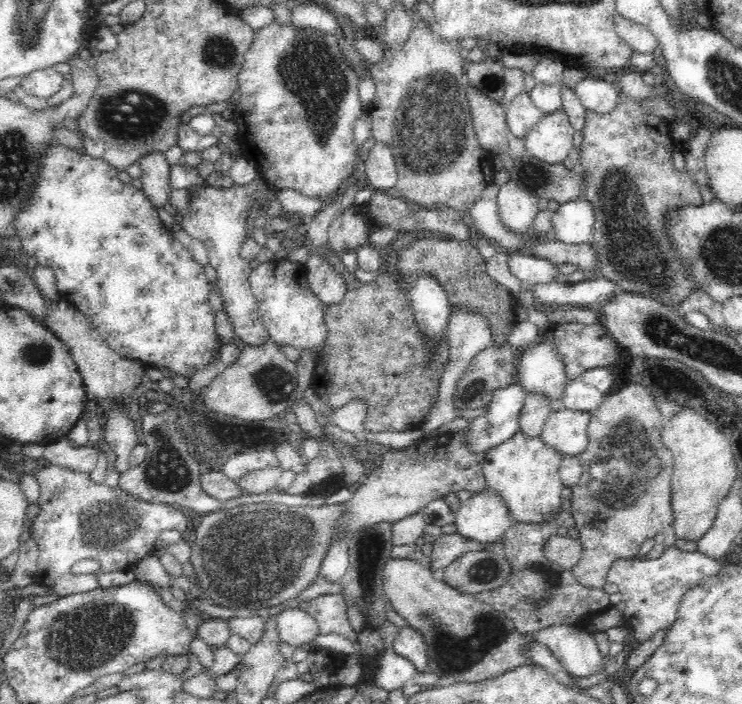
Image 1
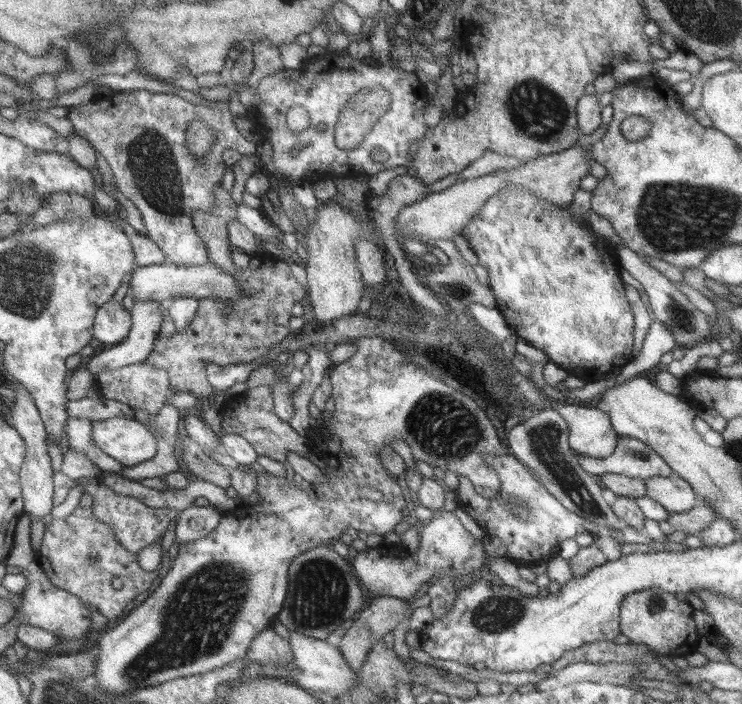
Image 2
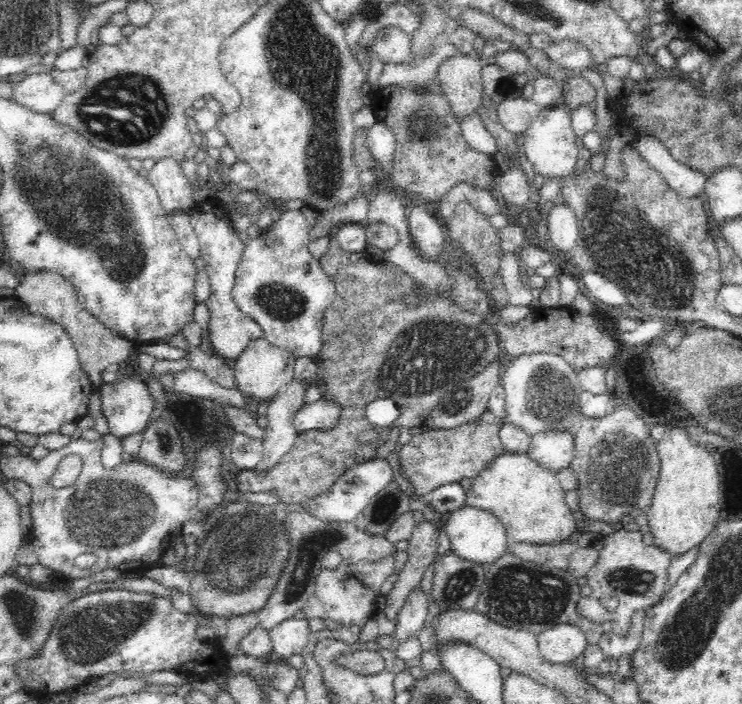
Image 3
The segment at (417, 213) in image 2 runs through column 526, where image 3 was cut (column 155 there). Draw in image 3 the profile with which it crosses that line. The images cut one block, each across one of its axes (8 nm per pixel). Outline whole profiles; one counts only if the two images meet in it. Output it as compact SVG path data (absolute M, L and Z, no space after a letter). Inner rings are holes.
M161 158L146 176L157 190L160 203L166 215L176 212L190 213L195 201L193 187L181 169L181 163L173 158Z

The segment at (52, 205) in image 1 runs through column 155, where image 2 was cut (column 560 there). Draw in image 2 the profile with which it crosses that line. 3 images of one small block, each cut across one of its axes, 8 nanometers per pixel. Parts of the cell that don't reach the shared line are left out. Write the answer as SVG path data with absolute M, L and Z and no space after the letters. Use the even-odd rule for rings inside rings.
M510 183L490 197L461 235L476 253L478 266L486 270L486 285L496 296L496 307L508 321L512 332L540 349L548 357L548 362L557 364L571 376L596 382L630 360L634 343L634 313L618 274L620 261L616 246L603 241L598 242L596 248L596 233L567 209L546 199L538 199L522 185Z

